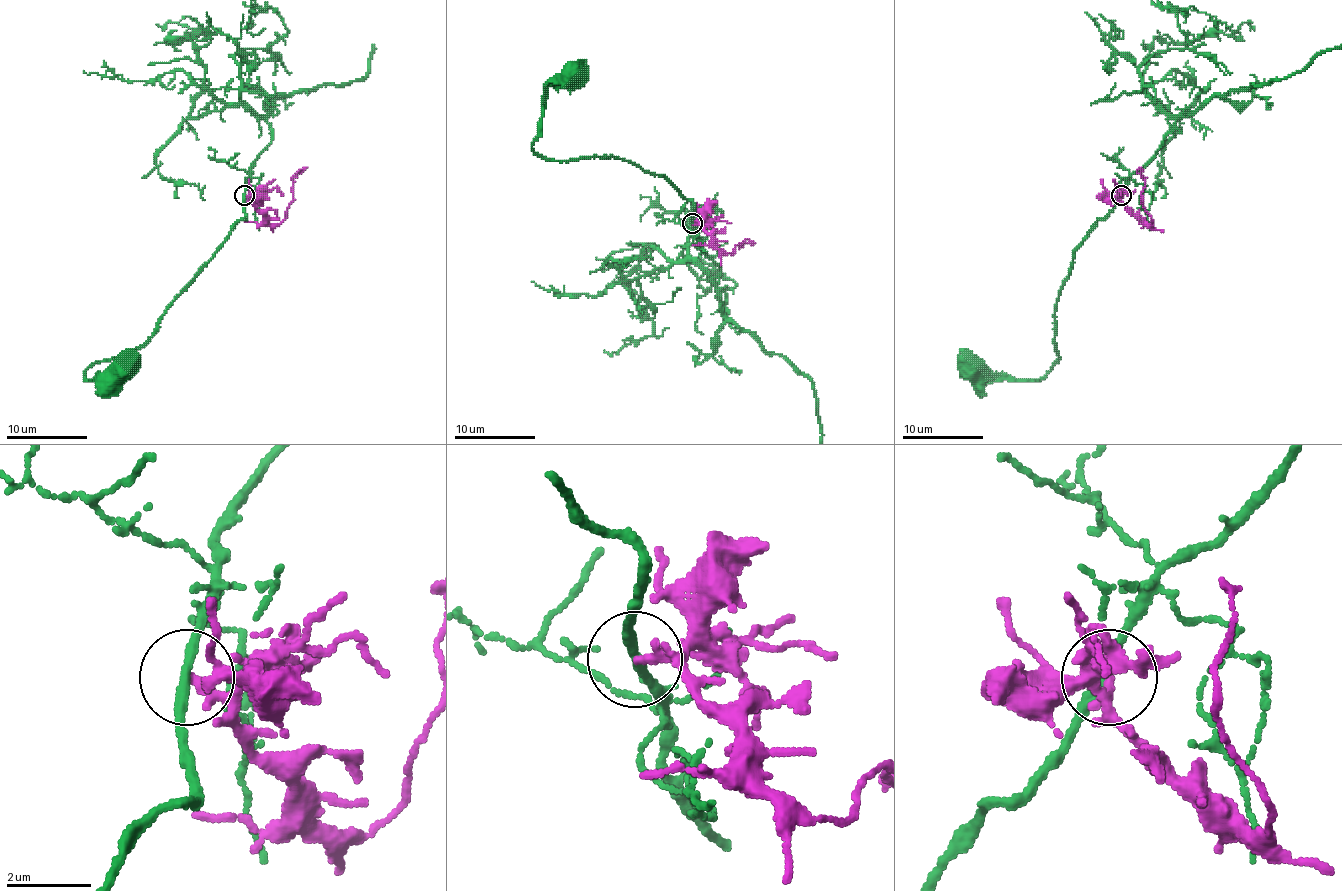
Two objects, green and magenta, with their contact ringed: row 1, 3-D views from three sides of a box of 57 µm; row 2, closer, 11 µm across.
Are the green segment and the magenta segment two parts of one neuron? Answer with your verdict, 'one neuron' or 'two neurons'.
two neurons

